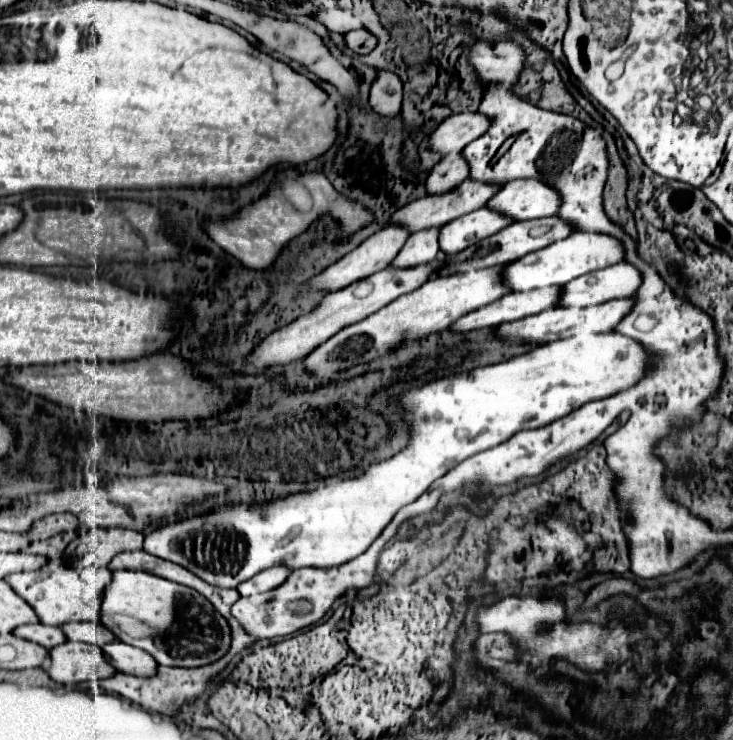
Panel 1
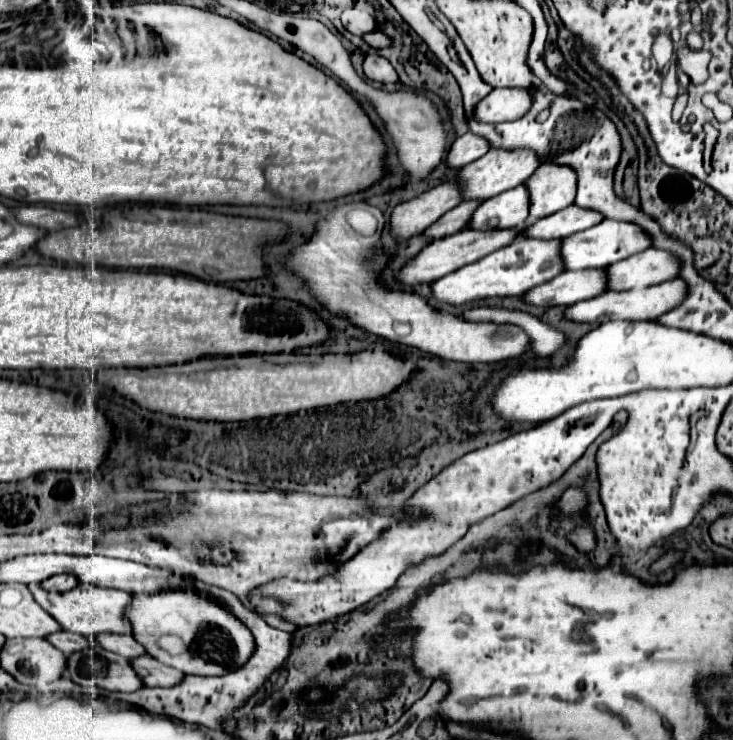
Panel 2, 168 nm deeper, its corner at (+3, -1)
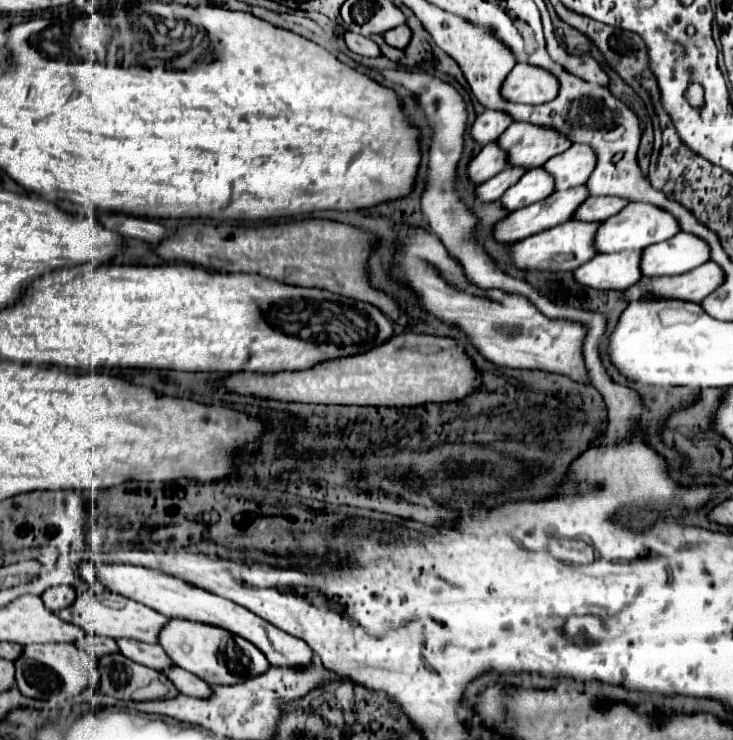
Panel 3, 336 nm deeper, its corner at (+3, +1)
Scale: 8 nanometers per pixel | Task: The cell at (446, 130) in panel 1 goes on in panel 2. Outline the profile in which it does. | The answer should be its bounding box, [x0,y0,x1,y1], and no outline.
[475,88,533,122]

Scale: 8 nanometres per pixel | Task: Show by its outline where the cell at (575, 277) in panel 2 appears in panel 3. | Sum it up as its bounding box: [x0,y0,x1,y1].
[573,250,641,290]

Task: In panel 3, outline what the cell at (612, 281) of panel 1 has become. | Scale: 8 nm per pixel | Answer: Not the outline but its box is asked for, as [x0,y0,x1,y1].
[641,232,709,276]

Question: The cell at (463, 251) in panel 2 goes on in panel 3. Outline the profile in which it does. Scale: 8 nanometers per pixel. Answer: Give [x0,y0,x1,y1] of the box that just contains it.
[491,186,587,244]

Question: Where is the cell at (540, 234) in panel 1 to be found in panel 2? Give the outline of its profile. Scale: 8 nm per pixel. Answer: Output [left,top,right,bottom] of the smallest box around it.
[523,204,603,238]

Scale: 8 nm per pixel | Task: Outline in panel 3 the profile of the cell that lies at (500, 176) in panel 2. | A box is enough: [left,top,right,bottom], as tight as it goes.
[497,122,571,170]

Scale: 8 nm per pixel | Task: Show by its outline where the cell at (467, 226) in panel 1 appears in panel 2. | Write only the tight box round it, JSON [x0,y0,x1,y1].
[467,184,529,228]

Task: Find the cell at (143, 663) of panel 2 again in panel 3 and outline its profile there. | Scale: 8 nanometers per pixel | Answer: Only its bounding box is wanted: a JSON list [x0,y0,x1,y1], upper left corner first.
[163,666,211,696]

